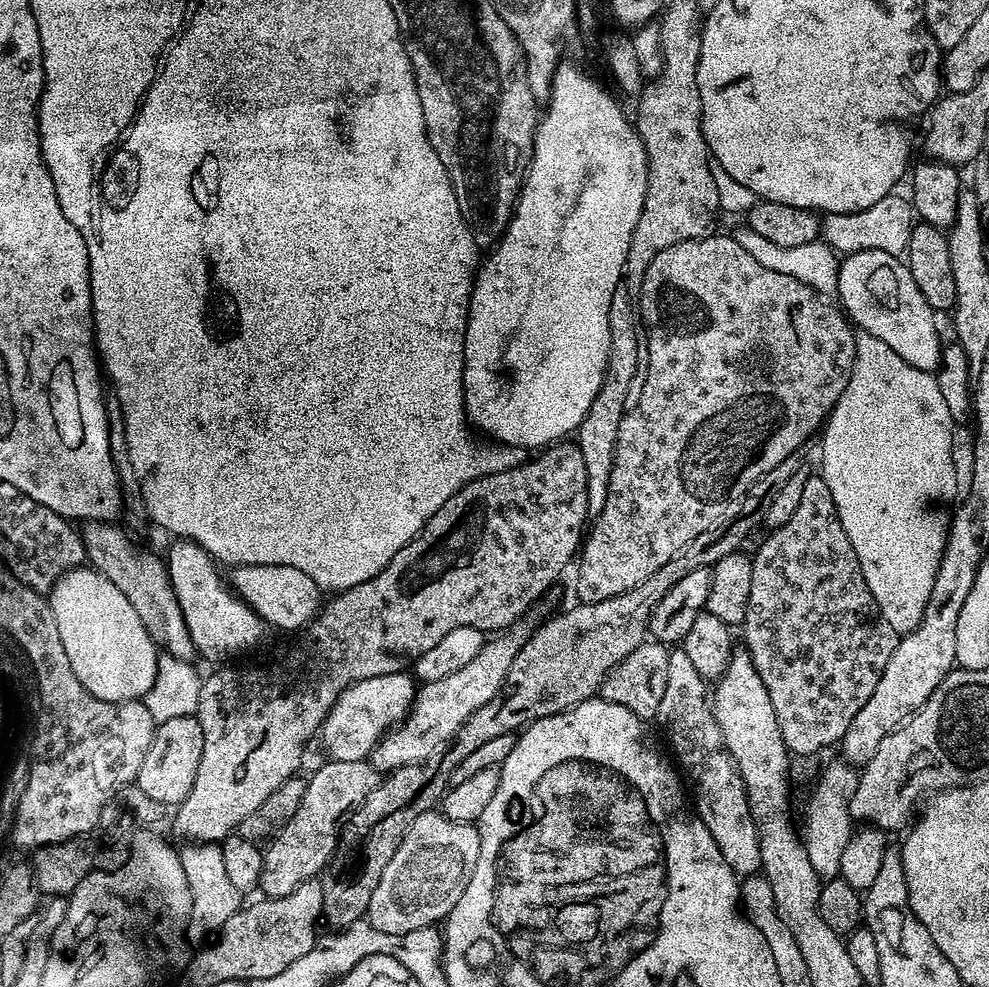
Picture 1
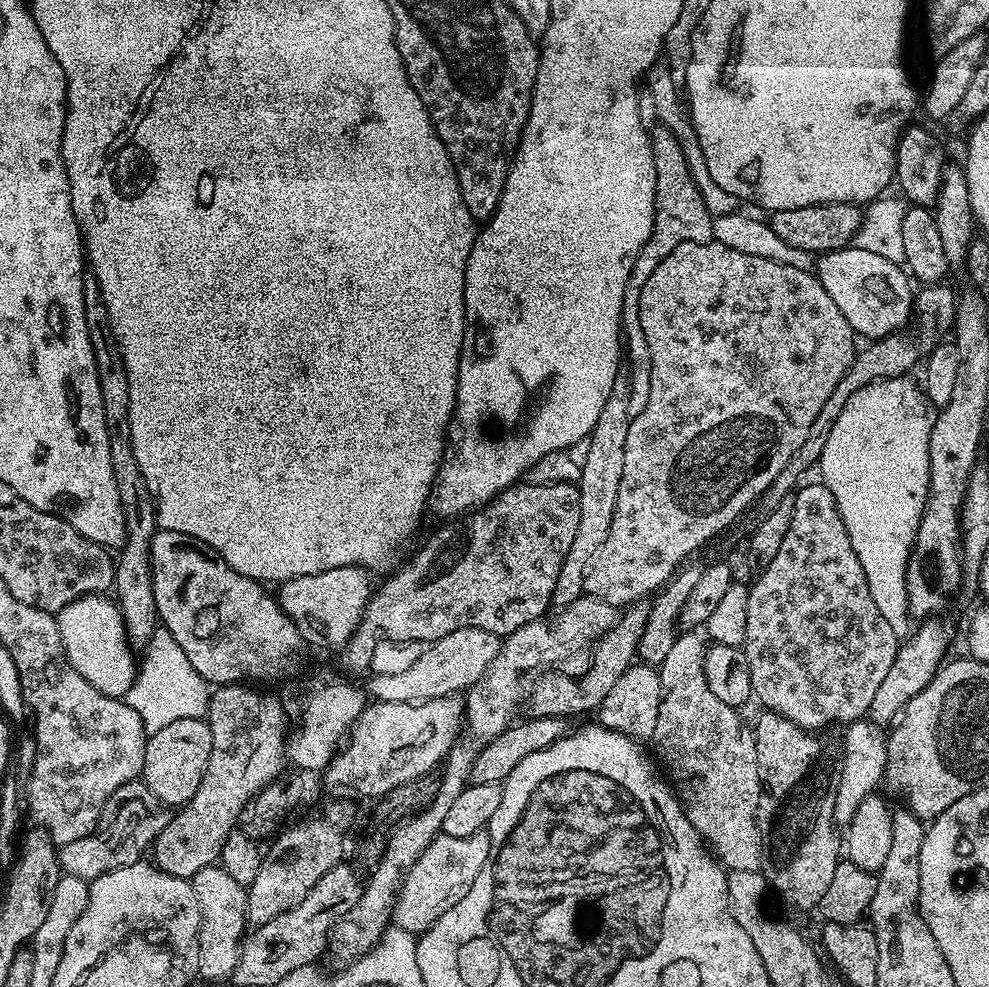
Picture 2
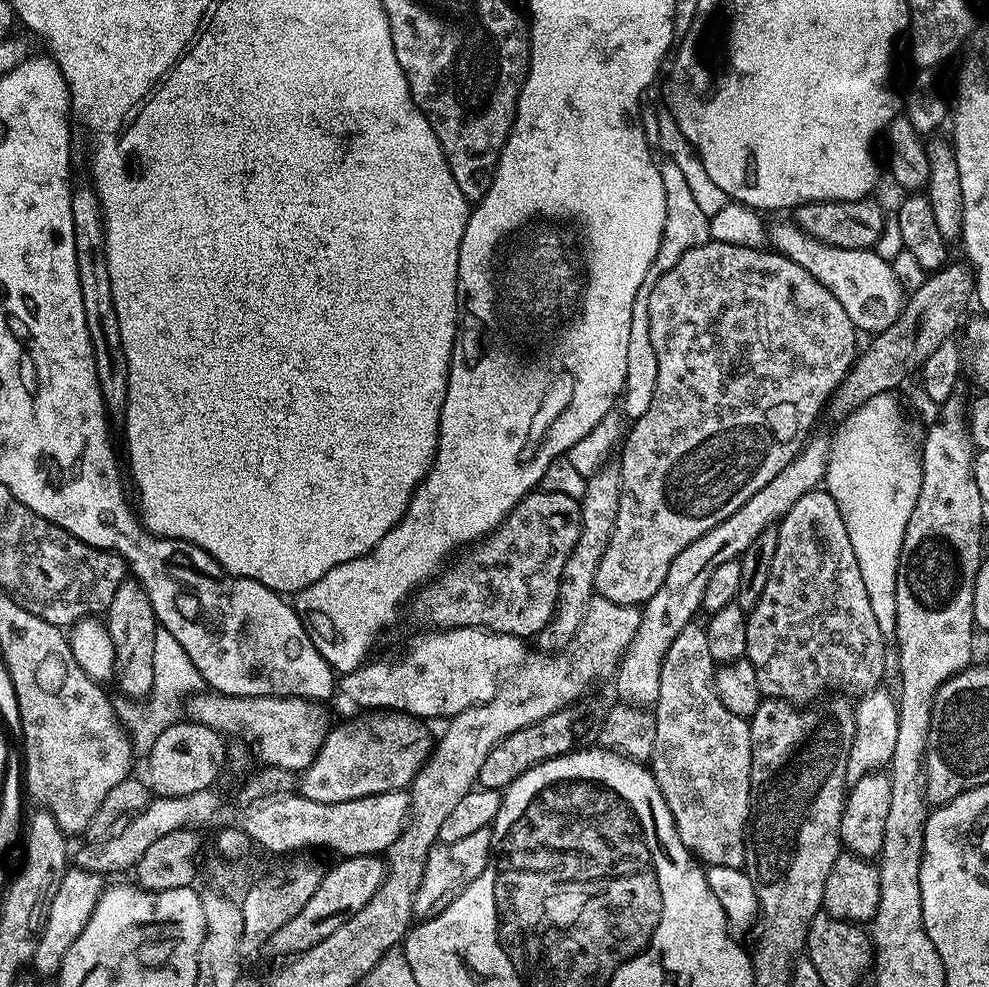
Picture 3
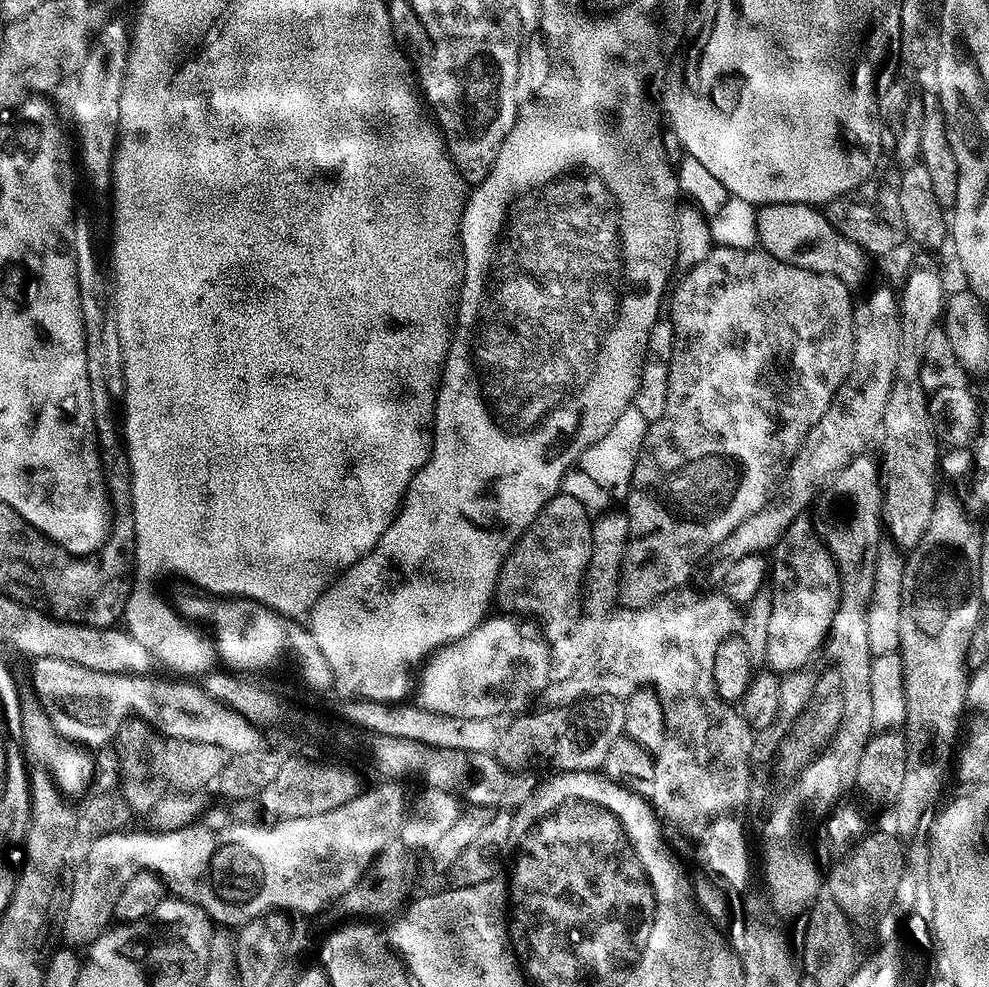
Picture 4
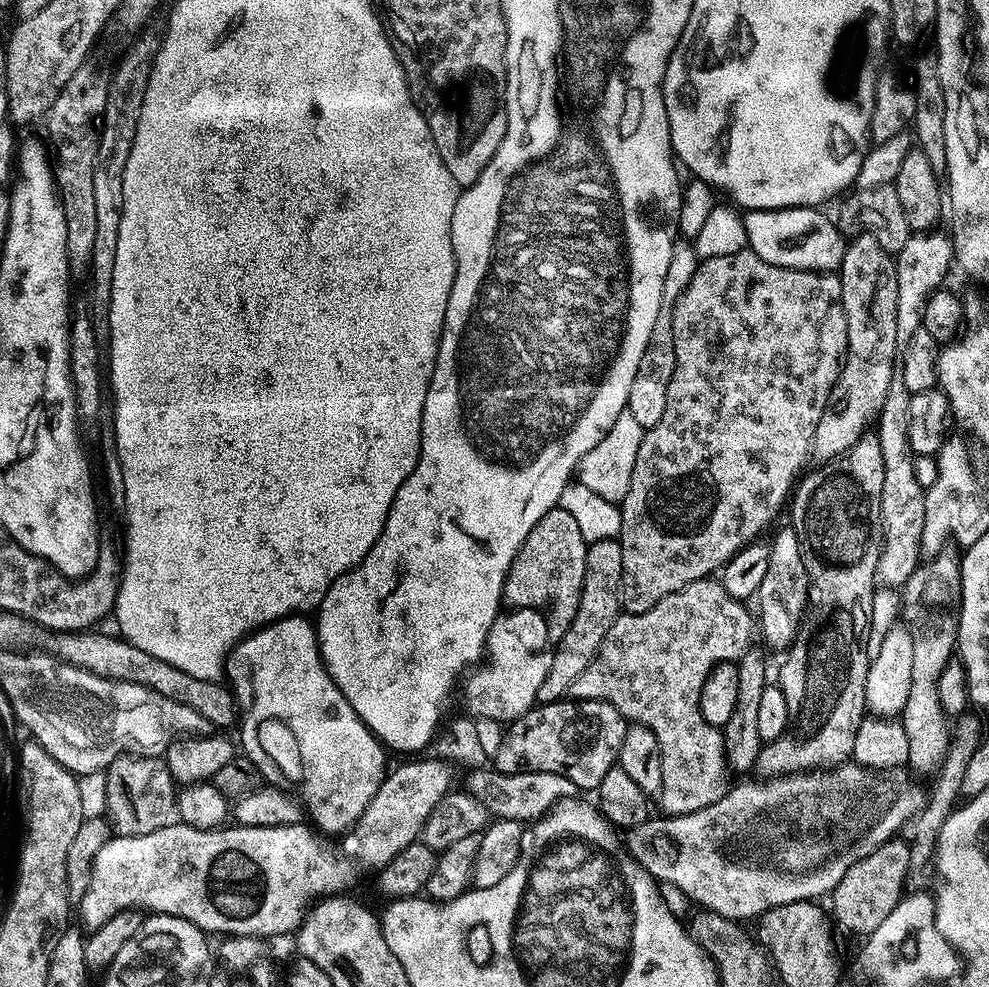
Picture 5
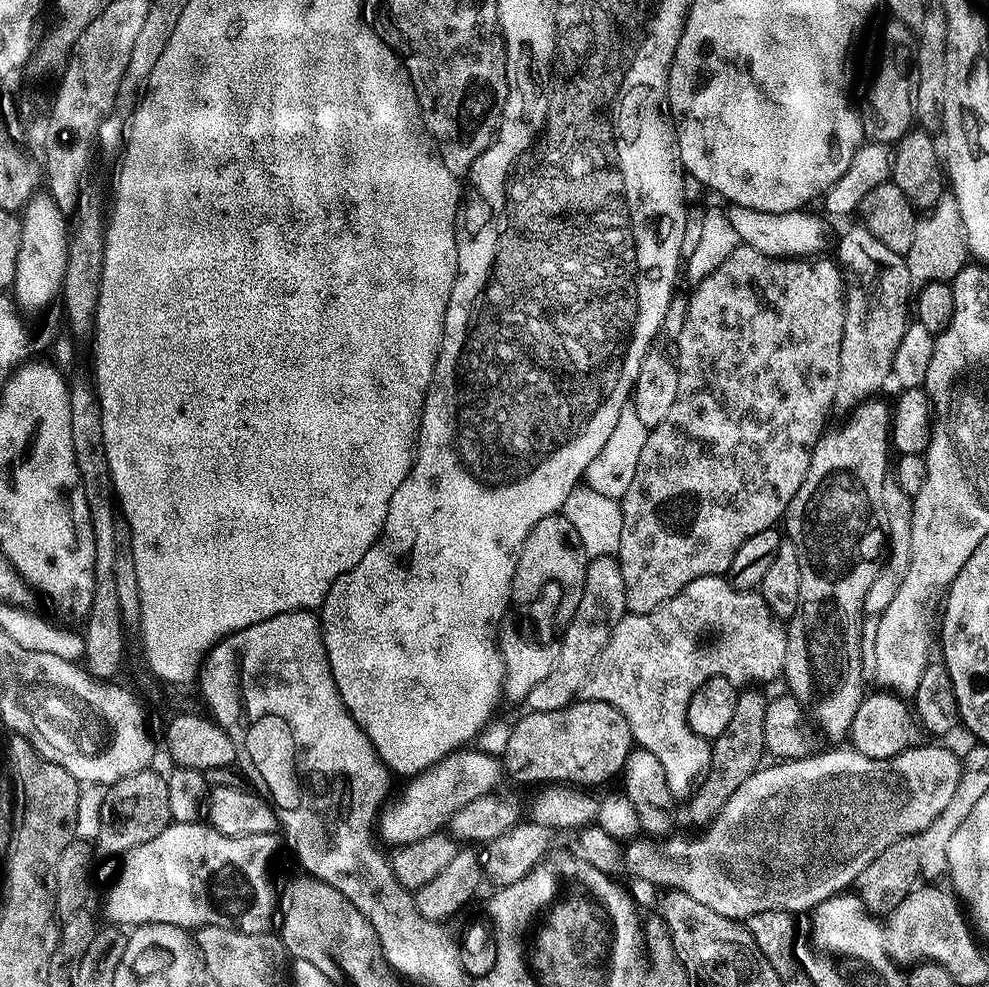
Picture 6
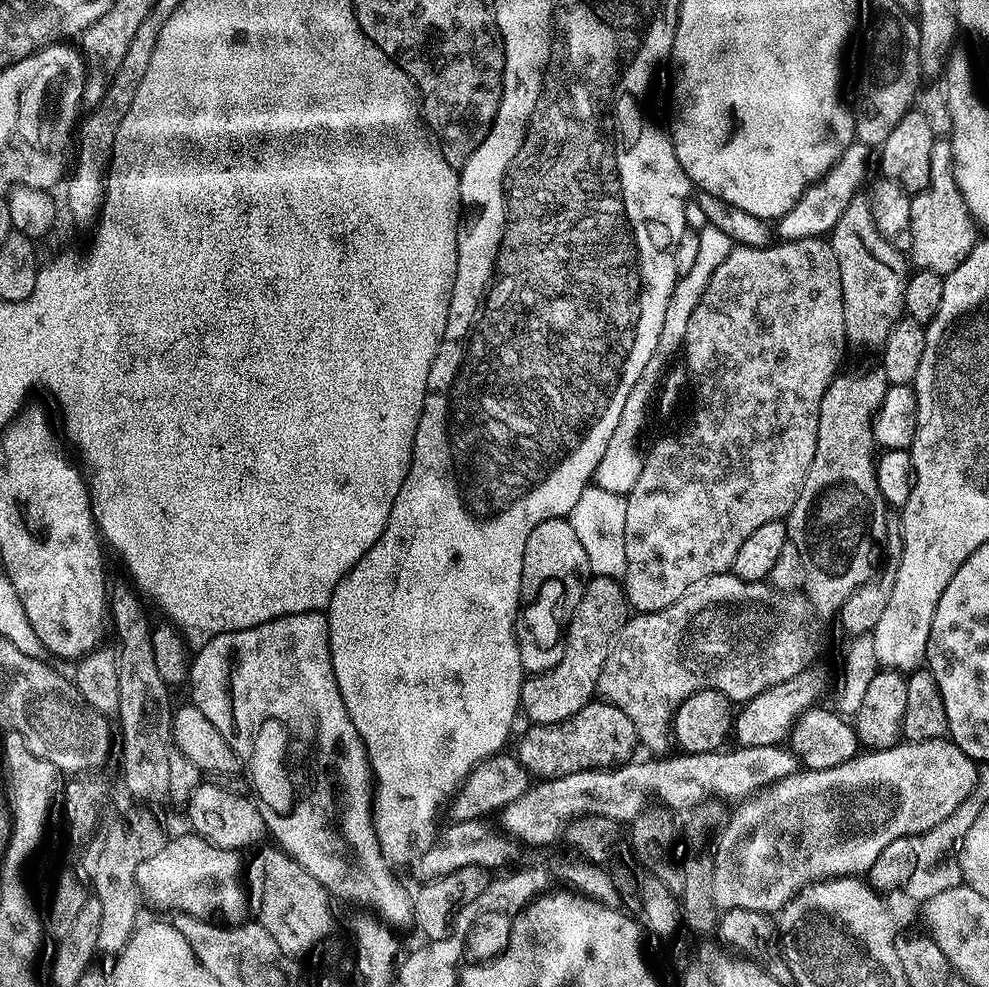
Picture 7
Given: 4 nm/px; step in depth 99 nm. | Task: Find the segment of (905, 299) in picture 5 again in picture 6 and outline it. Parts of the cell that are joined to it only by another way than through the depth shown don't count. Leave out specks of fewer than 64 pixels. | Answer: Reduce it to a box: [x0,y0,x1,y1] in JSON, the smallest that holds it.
[906,194,970,286]

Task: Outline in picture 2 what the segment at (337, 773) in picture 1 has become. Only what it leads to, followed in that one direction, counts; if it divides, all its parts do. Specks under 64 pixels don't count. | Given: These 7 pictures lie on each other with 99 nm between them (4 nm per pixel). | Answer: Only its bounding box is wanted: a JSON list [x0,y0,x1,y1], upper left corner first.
[247,804,352,926]

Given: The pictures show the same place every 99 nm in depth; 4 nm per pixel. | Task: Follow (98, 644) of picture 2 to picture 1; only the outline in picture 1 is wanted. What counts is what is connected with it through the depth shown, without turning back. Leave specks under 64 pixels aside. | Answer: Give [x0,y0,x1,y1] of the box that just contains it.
[47,566,158,704]

